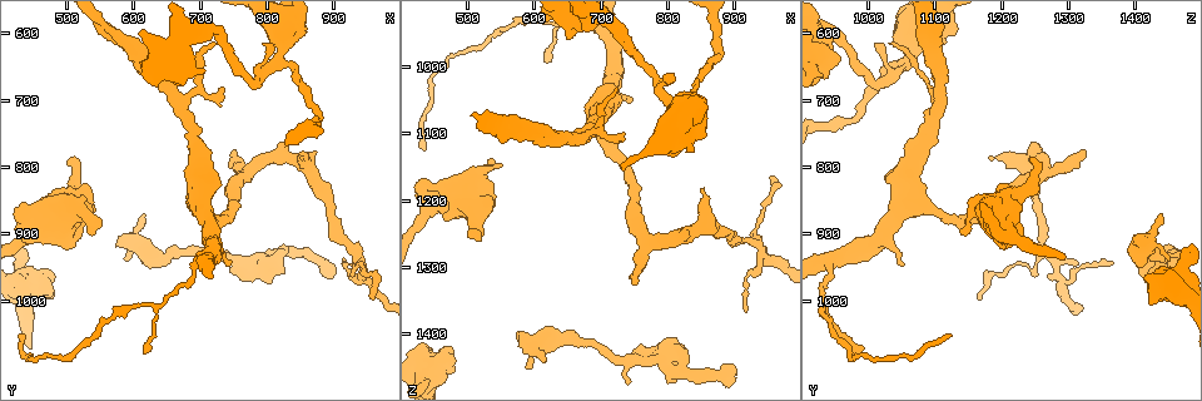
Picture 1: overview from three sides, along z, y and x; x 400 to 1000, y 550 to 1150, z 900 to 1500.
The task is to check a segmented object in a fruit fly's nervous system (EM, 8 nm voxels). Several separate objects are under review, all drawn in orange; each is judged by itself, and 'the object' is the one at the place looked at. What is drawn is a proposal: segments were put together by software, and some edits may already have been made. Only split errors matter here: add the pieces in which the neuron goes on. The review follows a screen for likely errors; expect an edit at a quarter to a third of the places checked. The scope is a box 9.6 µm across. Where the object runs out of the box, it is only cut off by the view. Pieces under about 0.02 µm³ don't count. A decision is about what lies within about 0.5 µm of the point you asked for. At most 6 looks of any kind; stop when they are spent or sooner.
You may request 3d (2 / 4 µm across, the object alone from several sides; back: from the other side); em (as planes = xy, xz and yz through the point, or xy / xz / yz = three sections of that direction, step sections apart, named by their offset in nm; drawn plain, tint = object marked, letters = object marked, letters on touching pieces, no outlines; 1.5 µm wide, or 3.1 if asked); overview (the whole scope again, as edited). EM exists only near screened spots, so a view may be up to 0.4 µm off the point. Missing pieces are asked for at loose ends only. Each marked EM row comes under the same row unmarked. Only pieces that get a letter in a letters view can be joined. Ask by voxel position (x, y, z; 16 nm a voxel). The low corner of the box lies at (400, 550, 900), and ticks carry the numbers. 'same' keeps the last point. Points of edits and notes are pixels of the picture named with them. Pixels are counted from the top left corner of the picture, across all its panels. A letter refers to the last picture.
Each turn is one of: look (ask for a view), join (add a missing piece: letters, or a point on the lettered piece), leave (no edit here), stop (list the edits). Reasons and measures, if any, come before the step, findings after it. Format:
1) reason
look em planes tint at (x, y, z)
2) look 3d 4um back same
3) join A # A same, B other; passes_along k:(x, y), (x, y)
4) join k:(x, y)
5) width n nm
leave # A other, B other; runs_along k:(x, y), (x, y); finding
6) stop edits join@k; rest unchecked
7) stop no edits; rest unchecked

an open end
look em yz step 8 tint at (550, 890, 1145)

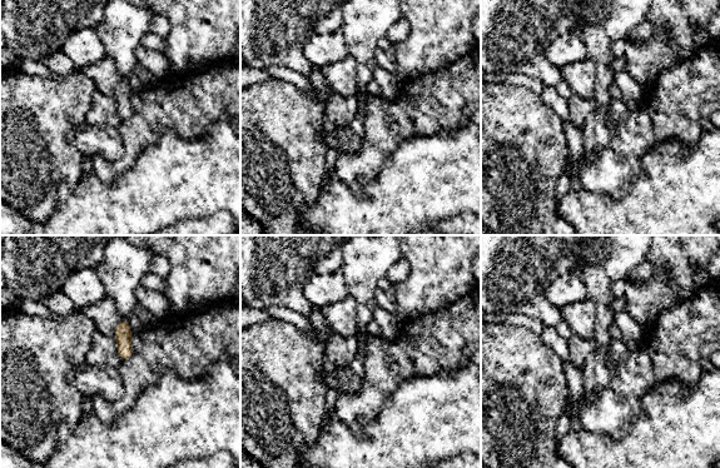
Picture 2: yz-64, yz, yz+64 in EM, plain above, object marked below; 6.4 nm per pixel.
look em planes letters same

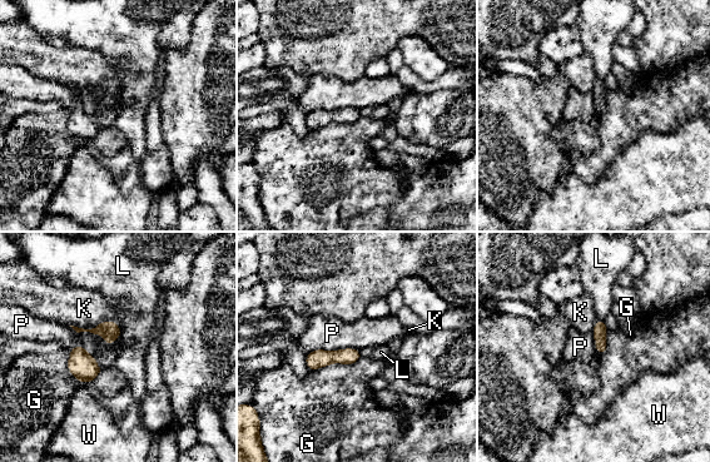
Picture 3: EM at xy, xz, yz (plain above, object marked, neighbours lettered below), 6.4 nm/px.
longest_contact P 340 nm
leave # G other, K other, L other, P other, W other; no lettered piece goes on from it

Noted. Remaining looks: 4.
stops while still wide
look 3d 2um at (590, 940, 1455)

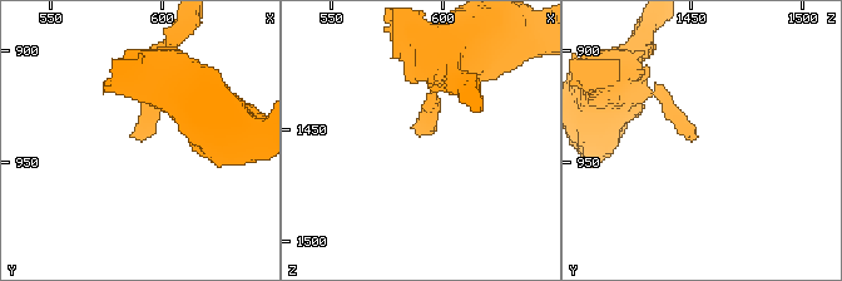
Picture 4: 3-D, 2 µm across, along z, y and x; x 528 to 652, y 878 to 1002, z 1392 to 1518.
look em planes letters at (591, 939, 1455)

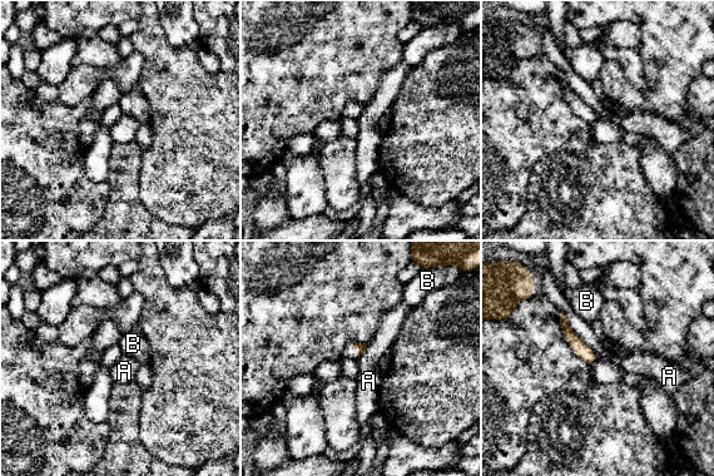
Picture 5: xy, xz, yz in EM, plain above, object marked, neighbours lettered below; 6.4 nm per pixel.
leave # A other, B other; runs_along 5:(563, 318), (569, 335), (591, 360); no lettered piece goes on from it

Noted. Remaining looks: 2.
an open end
look 3d 2um at (510, 785, 1245)

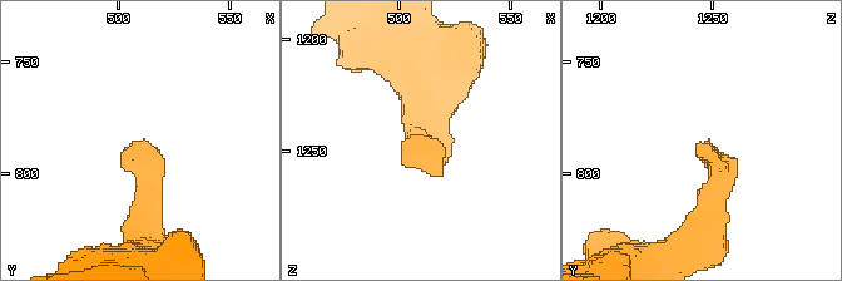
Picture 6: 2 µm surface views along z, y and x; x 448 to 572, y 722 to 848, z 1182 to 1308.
look em planes letters at (507, 786, 1243)

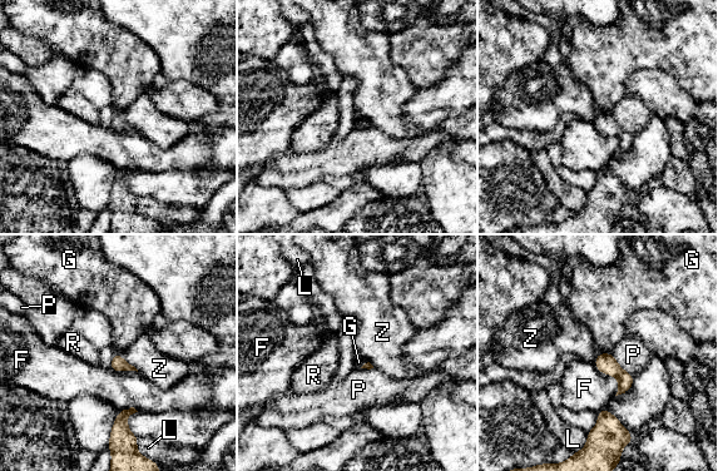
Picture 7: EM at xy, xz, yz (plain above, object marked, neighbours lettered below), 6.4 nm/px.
leave # F other, G other, L other, P other, R other, Z other; border 7:(117, 352), (138, 371); none of them fits

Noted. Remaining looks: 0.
stop no edits; rest unchecked

